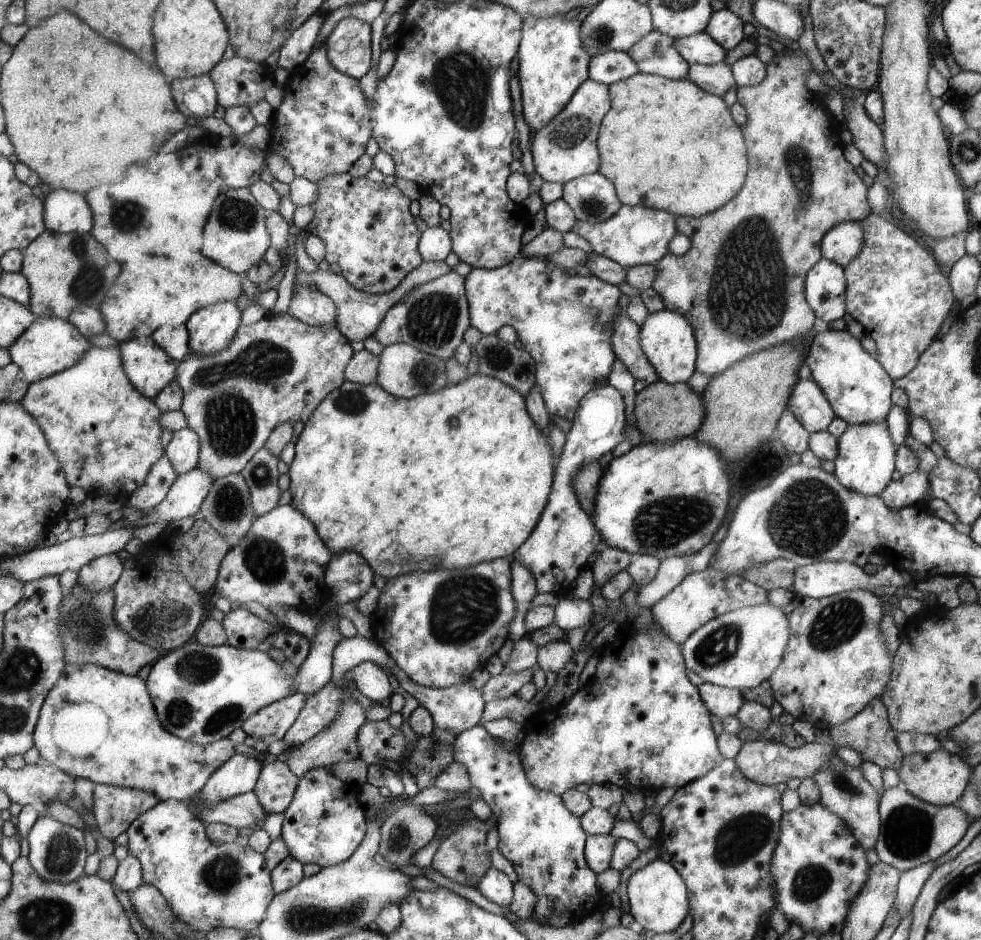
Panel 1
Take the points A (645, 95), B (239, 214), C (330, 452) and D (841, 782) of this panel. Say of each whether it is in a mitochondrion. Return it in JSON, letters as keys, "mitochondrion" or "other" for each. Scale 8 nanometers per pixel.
{"A":"other","B":"mitochondrion","C":"other","D":"mitochondrion"}

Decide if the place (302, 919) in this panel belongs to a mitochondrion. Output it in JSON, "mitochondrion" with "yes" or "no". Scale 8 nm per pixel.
{"mitochondrion":"yes"}

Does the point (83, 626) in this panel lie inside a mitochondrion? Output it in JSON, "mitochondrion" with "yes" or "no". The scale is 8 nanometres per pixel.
{"mitochondrion":"yes"}

